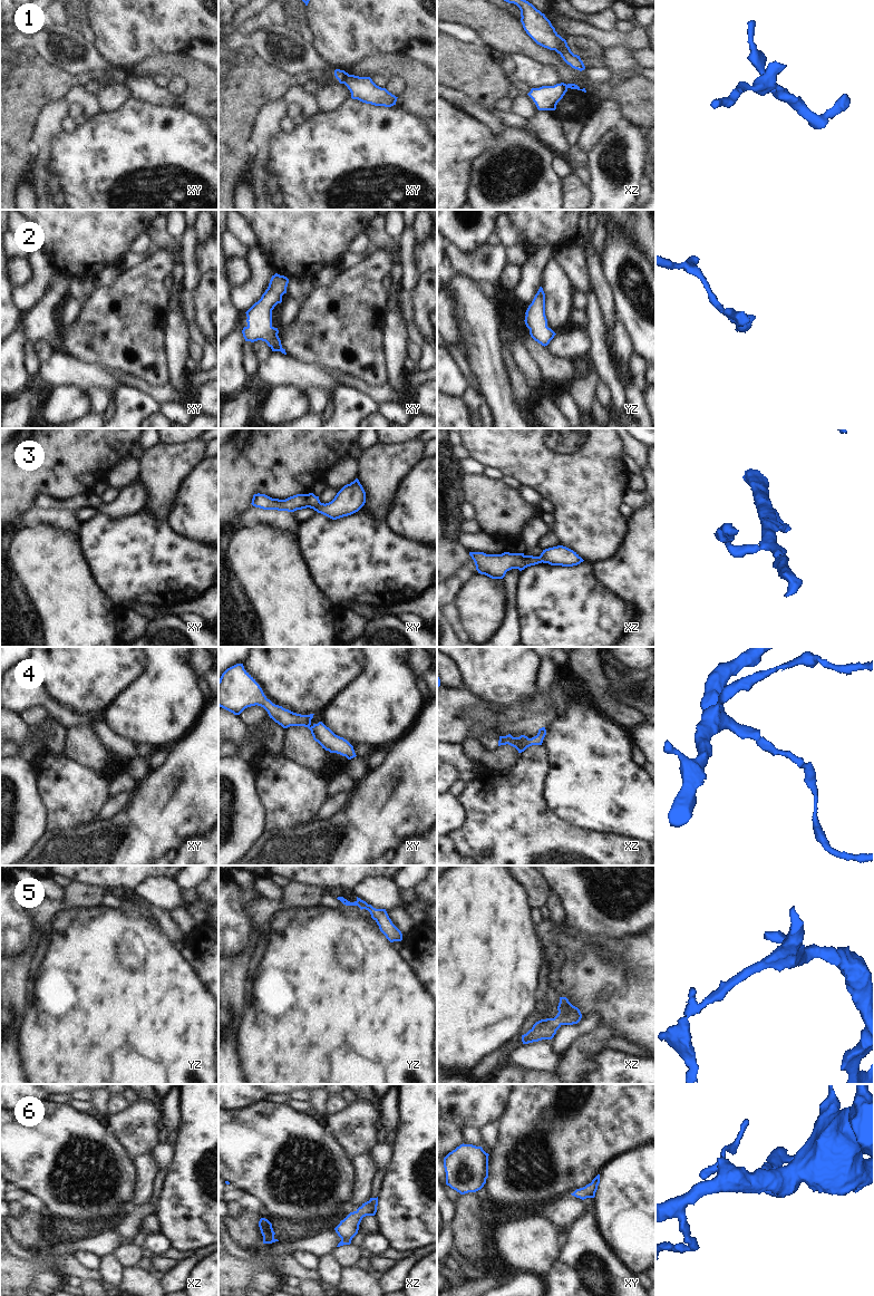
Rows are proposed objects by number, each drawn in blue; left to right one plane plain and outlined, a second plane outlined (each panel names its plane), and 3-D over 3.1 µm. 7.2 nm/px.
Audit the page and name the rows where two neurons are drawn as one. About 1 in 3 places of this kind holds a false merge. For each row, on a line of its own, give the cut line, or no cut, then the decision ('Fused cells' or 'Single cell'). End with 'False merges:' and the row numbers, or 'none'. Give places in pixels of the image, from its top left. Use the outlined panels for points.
1: Split along xy (349, 75), (343, 83). Fused cells
2: No split. Single cell
3: No split. Single cell
4: No split. Single cell
5: No split. Single cell
6: No split. Single cell
False merges: 1

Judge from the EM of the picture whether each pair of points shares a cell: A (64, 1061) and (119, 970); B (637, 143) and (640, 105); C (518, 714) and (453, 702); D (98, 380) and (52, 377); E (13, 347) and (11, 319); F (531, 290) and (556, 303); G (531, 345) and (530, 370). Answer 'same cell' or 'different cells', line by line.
A: same cell
B: different cells
C: same cell
D: same cell
E: different cells
F: different cells
G: different cells

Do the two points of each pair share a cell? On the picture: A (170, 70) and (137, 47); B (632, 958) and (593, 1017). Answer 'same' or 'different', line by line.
A: different
B: different

